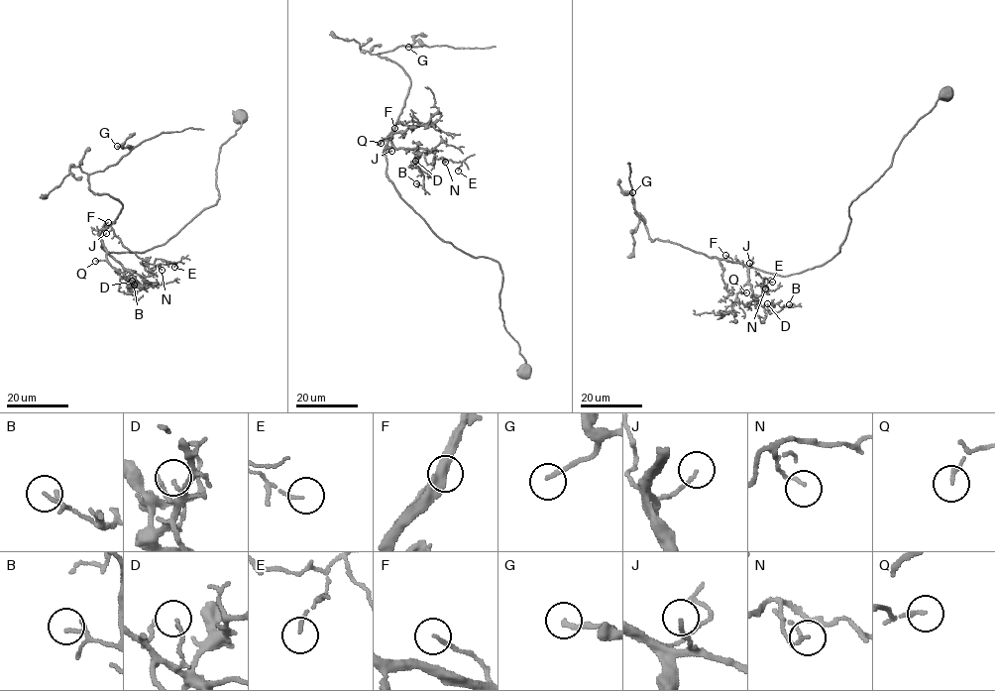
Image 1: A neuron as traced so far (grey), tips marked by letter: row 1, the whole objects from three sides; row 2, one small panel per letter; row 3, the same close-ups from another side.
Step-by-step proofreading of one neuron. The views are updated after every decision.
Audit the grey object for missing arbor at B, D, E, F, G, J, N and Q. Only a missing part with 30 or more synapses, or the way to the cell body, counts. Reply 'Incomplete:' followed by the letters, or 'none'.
Incomplete: none

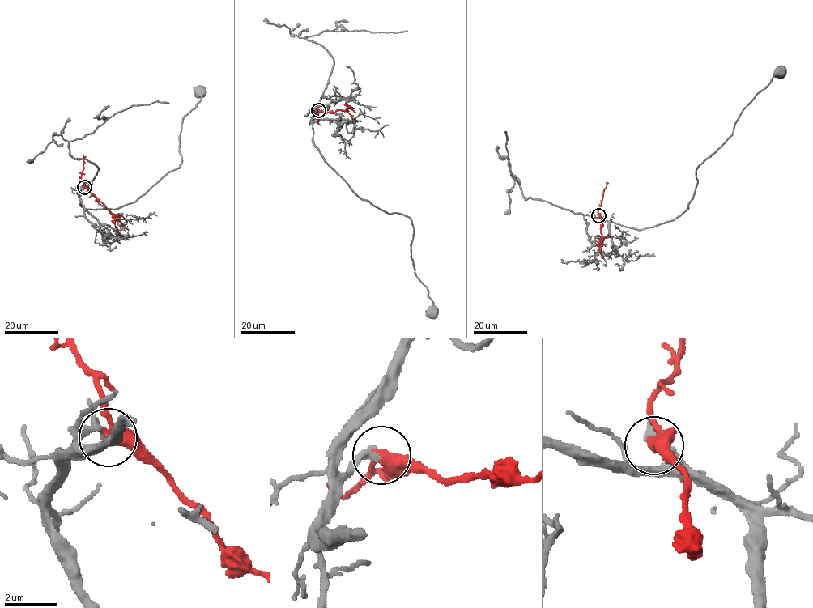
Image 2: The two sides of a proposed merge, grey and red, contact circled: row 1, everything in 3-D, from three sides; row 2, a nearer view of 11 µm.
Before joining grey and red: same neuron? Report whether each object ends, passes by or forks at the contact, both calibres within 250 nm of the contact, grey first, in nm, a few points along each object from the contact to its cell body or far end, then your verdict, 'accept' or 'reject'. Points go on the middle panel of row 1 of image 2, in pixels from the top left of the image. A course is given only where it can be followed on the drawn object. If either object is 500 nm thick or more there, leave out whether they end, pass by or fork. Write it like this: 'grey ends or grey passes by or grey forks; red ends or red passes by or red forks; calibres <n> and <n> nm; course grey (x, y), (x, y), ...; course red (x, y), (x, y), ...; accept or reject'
grey passes by; red passes by; calibres 220 and 440 nm; course grey (318, 110), (312, 118), (312, 140), (323, 159), (361, 198), (410, 219), (414, 273), (427, 287), (432, 312); course red (318, 110), (334, 112), (346, 110), (346, 106), (354, 108); accept

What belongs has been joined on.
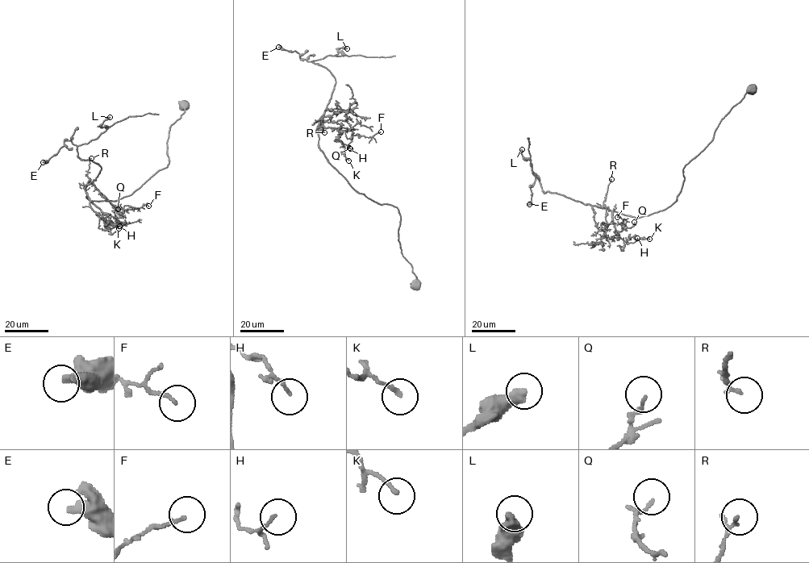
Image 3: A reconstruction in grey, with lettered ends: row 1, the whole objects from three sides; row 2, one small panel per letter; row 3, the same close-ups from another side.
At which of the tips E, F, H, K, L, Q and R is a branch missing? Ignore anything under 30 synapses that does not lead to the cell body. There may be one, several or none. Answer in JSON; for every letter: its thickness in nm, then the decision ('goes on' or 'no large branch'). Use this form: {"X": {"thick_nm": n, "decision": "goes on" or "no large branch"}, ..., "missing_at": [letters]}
{"E": {"thick_nm": 440, "decision": "no large branch"}, "F": {"thick_nm": 110, "decision": "no large branch"}, "H": {"thick_nm": 110, "decision": "no large branch"}, "K": {"thick_nm": 150, "decision": "no large branch"}, "L": {"thick_nm": 500, "decision": "no large branch"}, "Q": {"thick_nm": 100, "decision": "no large branch"}, "R": {"thick_nm": 100, "decision": "no large branch"}, "missing_at": []}

